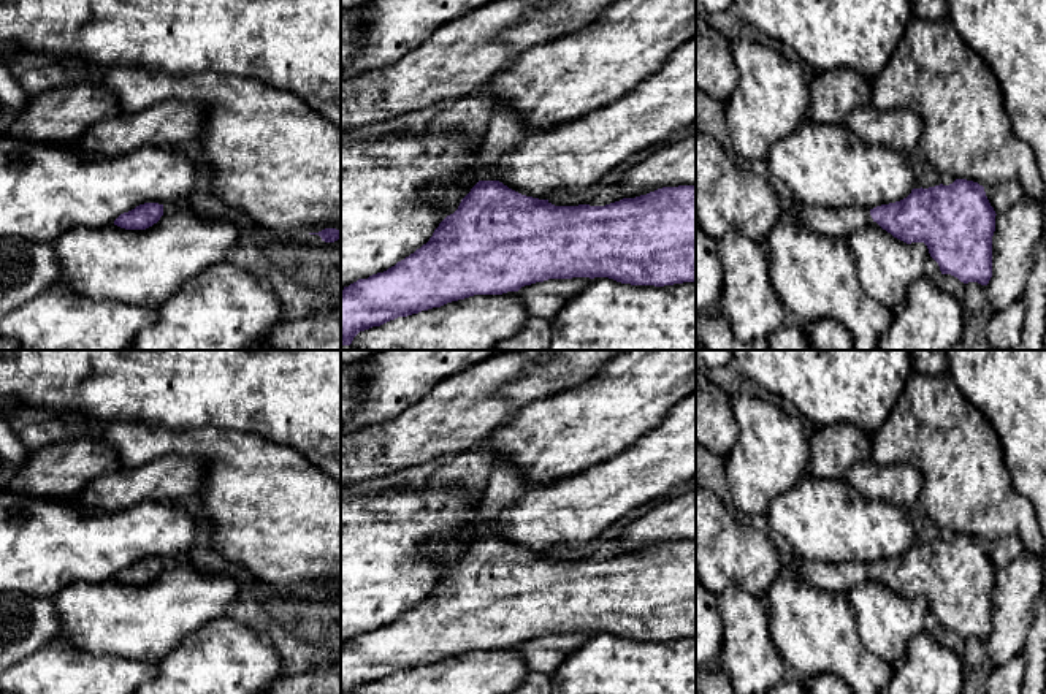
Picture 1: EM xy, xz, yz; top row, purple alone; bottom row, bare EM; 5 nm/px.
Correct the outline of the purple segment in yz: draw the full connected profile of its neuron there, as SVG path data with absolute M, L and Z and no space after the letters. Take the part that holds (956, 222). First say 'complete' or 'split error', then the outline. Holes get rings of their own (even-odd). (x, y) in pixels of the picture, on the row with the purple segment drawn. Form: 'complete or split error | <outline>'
split error | M967 179L913 189L907 198L873 209L797 206L802 225L818 235L848 239L873 220L907 244L924 242L941 274L981 285L992 277L995 215L984 187Z

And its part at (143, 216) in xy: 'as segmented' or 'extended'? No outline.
as segmented

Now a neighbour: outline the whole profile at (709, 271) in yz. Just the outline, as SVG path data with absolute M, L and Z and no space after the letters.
M696 217L696 314L716 311L723 292L723 265L716 239L710 238Z

